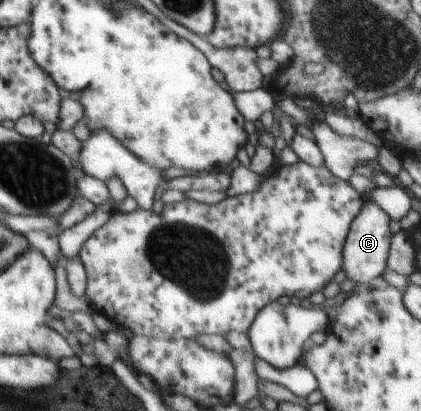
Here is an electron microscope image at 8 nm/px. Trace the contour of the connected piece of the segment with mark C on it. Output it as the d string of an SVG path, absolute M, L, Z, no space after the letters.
M366 197L359 214L351 223L346 243L343 247L342 268L346 278L353 280L362 288L369 286L369 282L381 276L388 261L390 244L392 241L391 218L379 205Z

